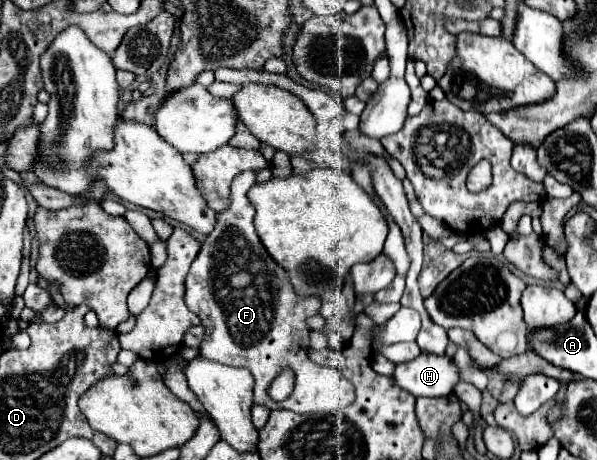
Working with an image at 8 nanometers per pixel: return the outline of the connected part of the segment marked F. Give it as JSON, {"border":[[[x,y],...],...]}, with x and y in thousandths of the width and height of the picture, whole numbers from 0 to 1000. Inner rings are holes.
{"border":[[[407,372],[400,376],[390,398],[387,398],[387,428],[384,428],[384,450],[370,463],[363,463],[363,489],[353,511],[347,511],[330,563],[323,567],[317,598],[310,607],[310,659],[313,667],[330,680],[340,698],[343,737],[333,754],[333,772],[347,780],[360,780],[374,793],[394,793],[394,798],[414,798],[424,811],[427,824],[427,863],[424,876],[441,880],[447,889],[484,889],[491,898],[561,898],[571,893],[575,885],[588,880],[595,867],[588,833],[568,815],[564,802],[558,798],[538,798],[518,780],[518,707],[514,693],[534,680],[538,650],[534,646],[504,646],[494,624],[484,611],[484,593],[447,550],[441,537],[434,511],[427,507],[424,472],[427,454],[420,450],[414,433],[417,407],[427,398],[430,372]],[[471,798],[487,798],[497,815],[497,833],[491,854],[471,872],[461,876],[447,863],[447,841],[464,815]]]}

